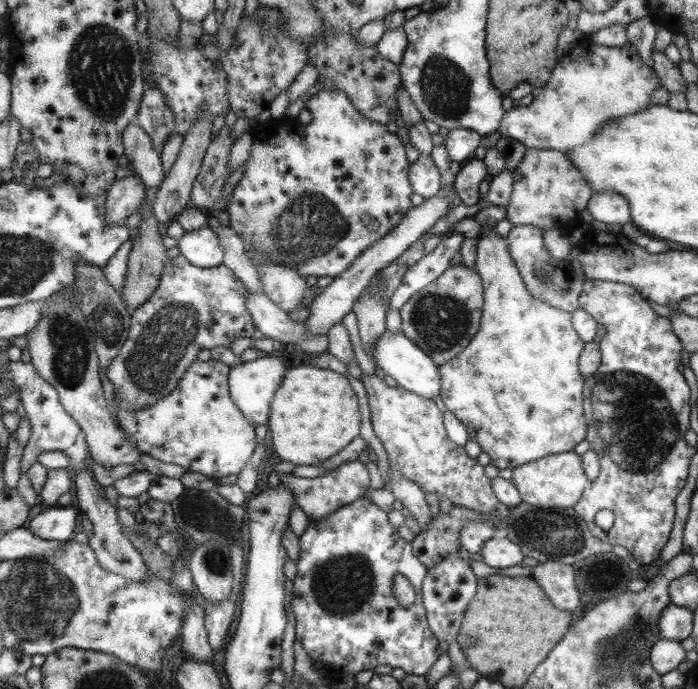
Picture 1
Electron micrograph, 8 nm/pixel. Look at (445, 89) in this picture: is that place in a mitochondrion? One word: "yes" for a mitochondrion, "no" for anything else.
yes

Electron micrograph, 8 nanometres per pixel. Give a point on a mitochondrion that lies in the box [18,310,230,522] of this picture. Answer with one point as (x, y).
(69, 339)

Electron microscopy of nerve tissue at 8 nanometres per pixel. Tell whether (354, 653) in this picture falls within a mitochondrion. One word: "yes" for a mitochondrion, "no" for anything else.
no

